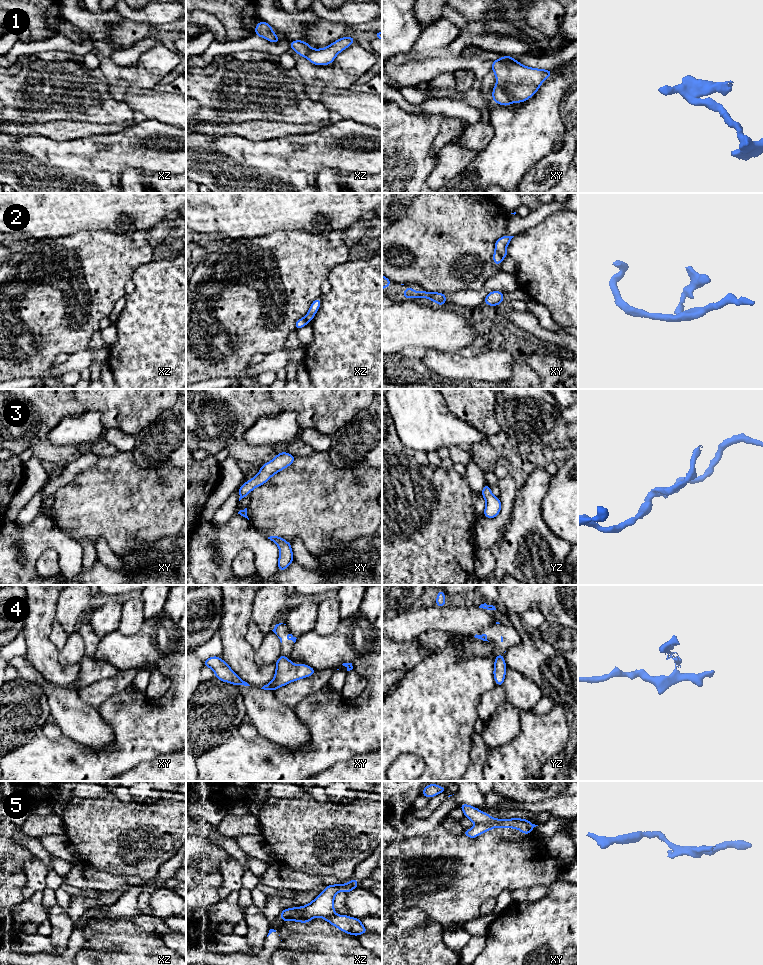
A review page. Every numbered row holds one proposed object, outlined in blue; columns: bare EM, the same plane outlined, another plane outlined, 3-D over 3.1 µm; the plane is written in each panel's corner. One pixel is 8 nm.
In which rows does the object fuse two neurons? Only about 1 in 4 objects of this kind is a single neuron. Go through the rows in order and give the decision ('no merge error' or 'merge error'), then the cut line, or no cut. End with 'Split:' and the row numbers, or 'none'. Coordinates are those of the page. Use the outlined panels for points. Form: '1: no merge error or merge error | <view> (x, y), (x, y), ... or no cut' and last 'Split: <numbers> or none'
1: merge error | xy (497, 83), (512, 101)
2: merge error | xy (495, 250), (503, 257)
3: no merge error | no cut
4: merge error | yz (502, 655), (496, 658)
5: merge error | xz (310, 917), (285, 916), (282, 918)
Split: 1, 2, 4, 5

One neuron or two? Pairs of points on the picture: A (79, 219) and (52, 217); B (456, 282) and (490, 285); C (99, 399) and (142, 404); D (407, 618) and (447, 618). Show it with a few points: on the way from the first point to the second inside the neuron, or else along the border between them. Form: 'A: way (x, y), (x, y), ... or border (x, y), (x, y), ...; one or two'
A: way (72, 217), (59, 217); one
B: border (501, 270), (493, 274), (480, 289), (460, 290); two
C: way (110, 399), (131, 399); one
D: way (417, 618), (437, 618); one

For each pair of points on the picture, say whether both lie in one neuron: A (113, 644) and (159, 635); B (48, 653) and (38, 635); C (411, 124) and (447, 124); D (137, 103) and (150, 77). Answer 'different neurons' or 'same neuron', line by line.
A: same neuron
B: same neuron
C: different neurons
D: different neurons

